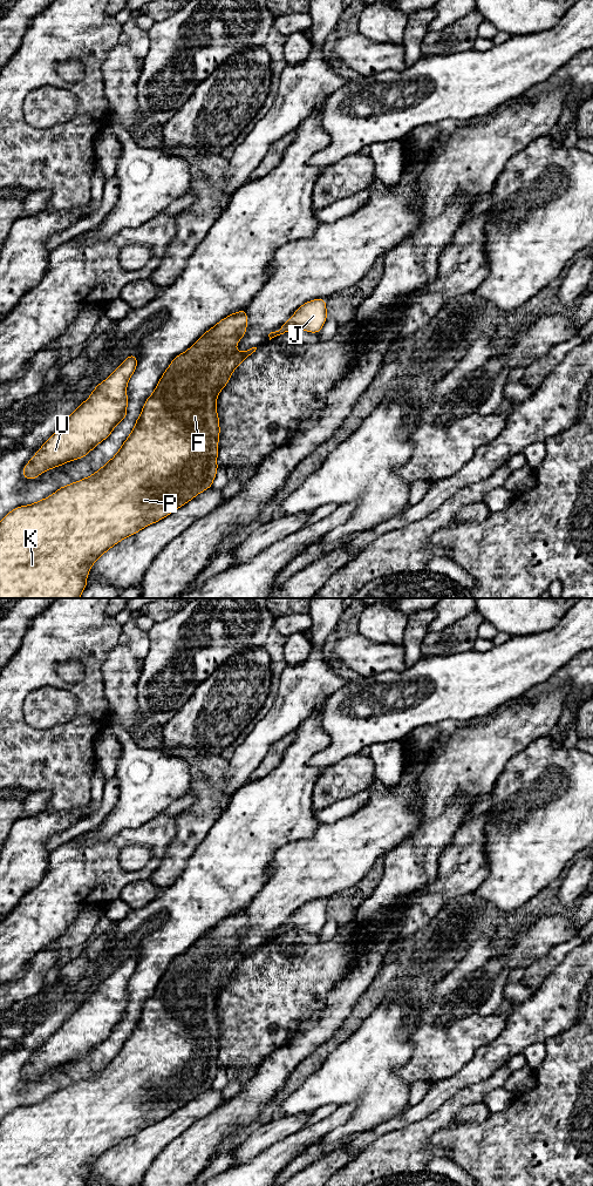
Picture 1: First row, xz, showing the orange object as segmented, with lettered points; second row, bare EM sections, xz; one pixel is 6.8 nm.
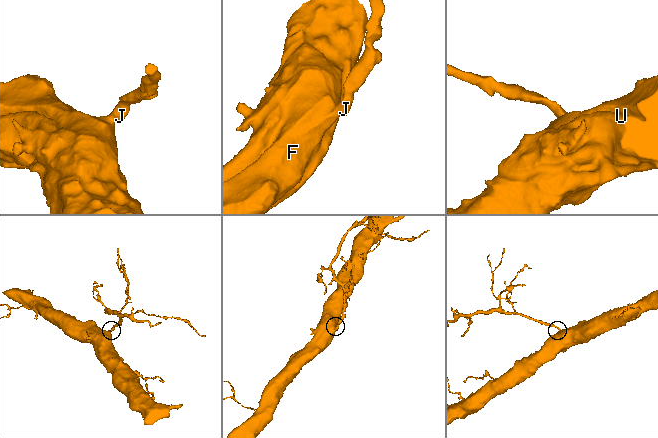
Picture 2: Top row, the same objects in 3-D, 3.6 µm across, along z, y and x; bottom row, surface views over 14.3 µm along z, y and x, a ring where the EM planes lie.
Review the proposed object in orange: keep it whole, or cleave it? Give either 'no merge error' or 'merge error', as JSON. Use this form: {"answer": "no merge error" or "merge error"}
{"answer": "no merge error"}

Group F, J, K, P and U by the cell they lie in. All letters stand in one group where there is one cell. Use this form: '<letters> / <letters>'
F J K P U

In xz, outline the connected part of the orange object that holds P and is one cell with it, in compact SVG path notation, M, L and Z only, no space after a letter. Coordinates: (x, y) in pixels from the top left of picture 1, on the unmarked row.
M243 909L177 956L121 1050L101 1070L41 1102L14 1109L1 1120L0 1186L87 1186L91 1166L107 1151L211 1089L218 1071L217 997L238 965L257 950L234 951L246 924Z

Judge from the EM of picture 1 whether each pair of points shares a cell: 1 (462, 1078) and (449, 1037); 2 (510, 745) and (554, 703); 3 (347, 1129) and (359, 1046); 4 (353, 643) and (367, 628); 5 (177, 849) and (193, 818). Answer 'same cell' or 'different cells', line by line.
1: different cells
2: same cell
3: same cell
4: different cells
5: same cell

